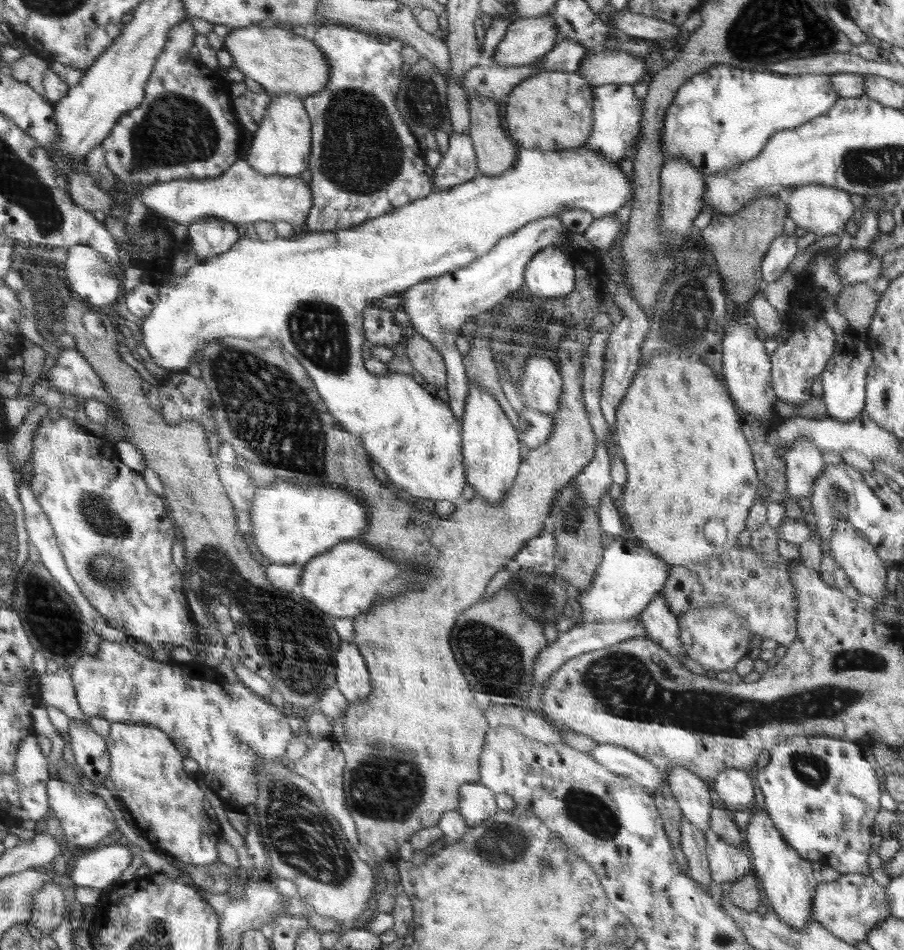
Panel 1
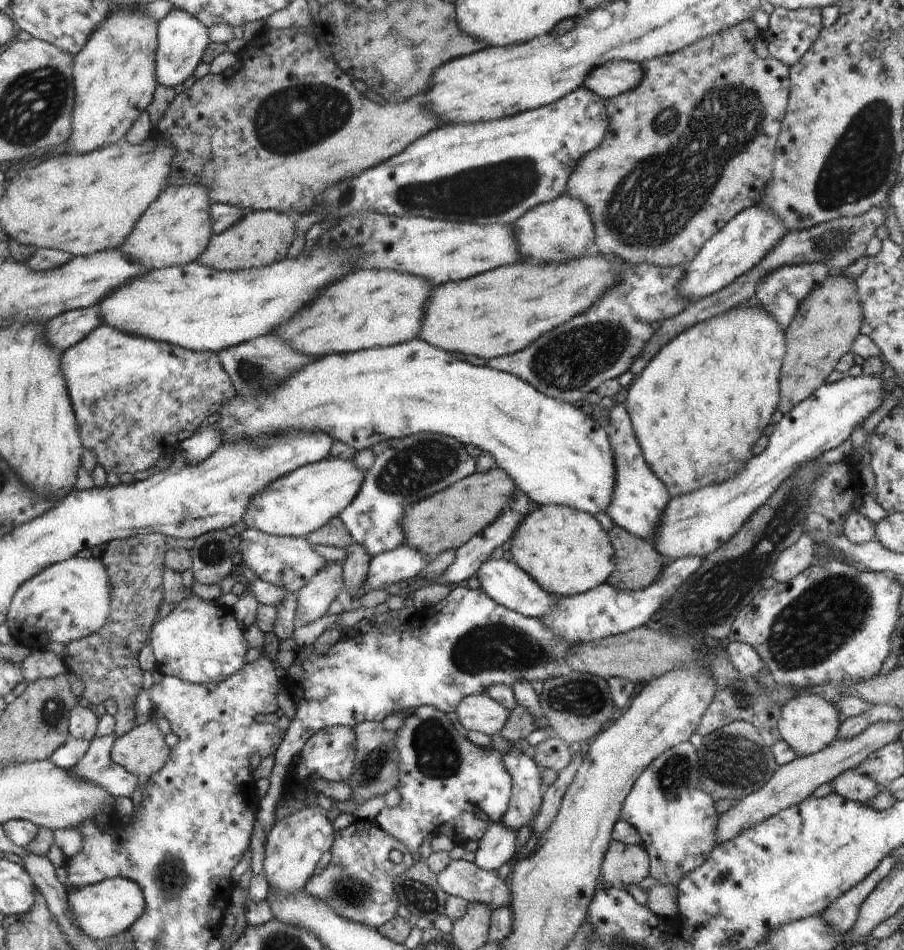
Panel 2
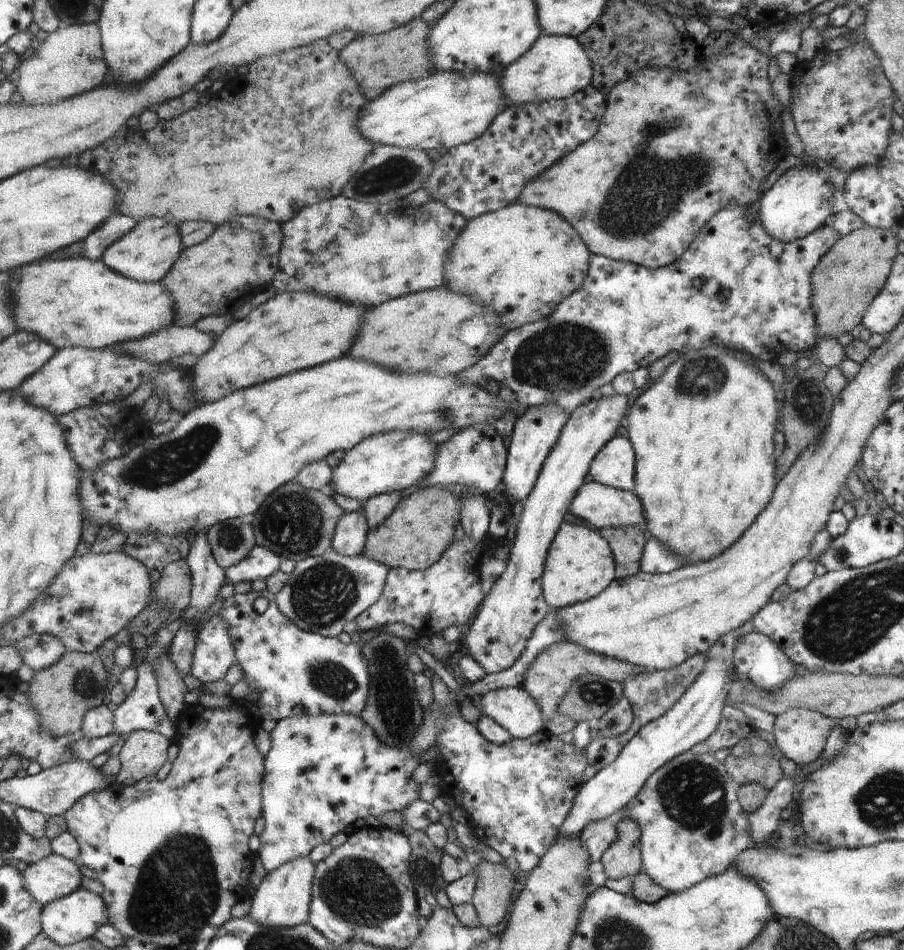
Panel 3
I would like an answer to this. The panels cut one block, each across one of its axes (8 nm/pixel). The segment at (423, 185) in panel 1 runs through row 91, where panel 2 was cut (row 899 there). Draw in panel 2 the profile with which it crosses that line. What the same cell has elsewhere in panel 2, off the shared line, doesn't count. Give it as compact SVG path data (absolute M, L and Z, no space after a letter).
M360 819L337 831L331 853L330 864L321 874L312 876L308 894L326 902L328 908L342 918L373 929L394 919L398 908L395 878L412 866L410 850L392 834L370 822L370 819Z

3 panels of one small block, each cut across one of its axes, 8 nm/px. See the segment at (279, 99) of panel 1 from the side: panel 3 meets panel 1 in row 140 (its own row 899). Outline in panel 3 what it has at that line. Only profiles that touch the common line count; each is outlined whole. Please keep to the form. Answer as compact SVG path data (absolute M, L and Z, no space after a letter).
M294 859L274 871L267 872L251 902L249 916L253 921L272 928L292 928L310 920L311 891L314 890L314 866L308 859Z

